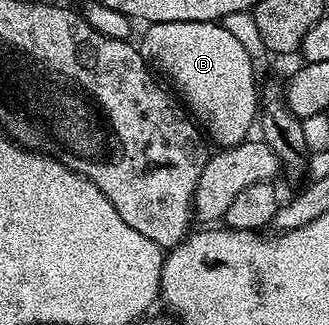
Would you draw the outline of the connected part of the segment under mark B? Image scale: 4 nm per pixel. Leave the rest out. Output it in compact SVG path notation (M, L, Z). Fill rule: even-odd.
M214 20L161 22L160 24L147 24L144 29L143 37L141 37L140 40L137 40L139 53L142 54L144 60L147 61L148 65L150 65L156 73L162 74L162 72L164 72L164 74L171 79L172 85L170 84L170 87L177 93L178 99L185 105L186 111L197 121L200 129L202 129L212 141L215 139L216 142L219 143L218 147L220 149L232 148L235 144L239 144L243 140L248 139L248 137L252 135L251 127L254 129L257 124L257 113L261 108L261 96L257 91L257 84L255 88L255 68L251 65L254 64L253 57L245 50L245 46L241 46L241 42L237 42L237 38L233 38L233 34L229 34L229 30L225 30L222 23Z

